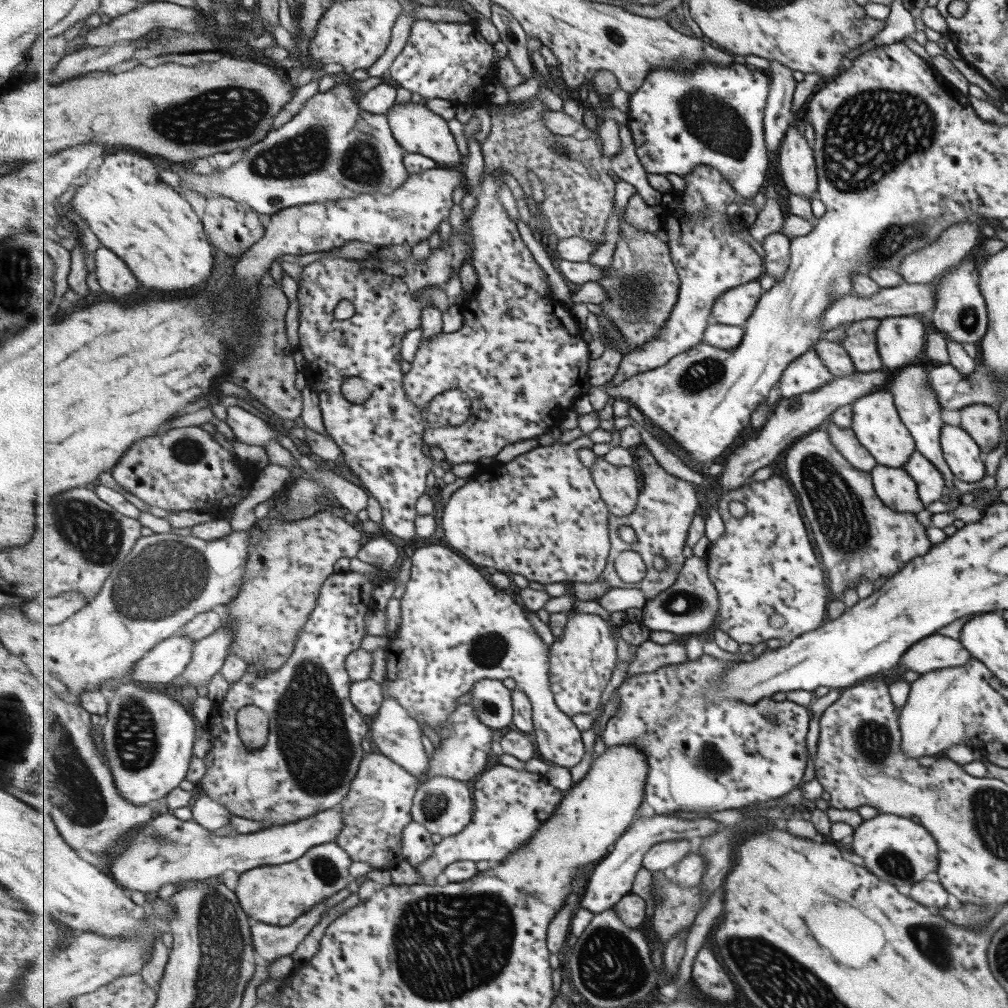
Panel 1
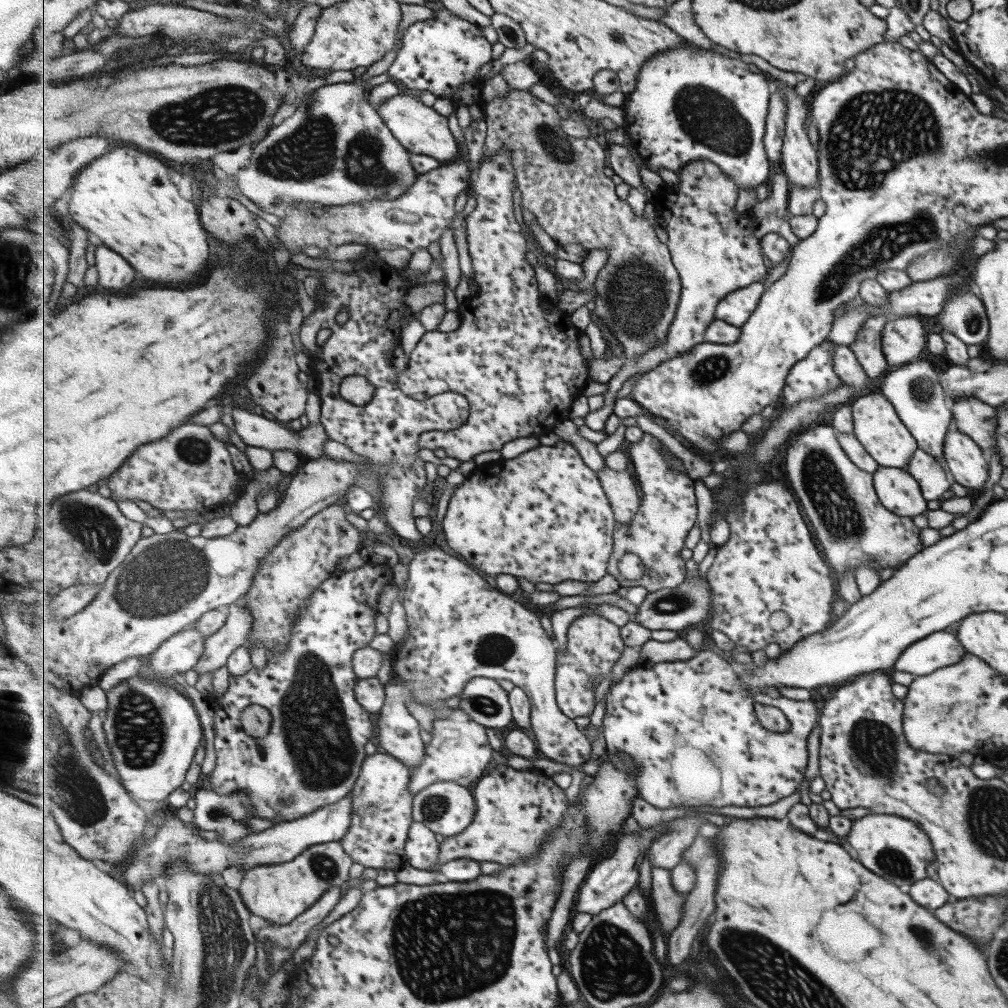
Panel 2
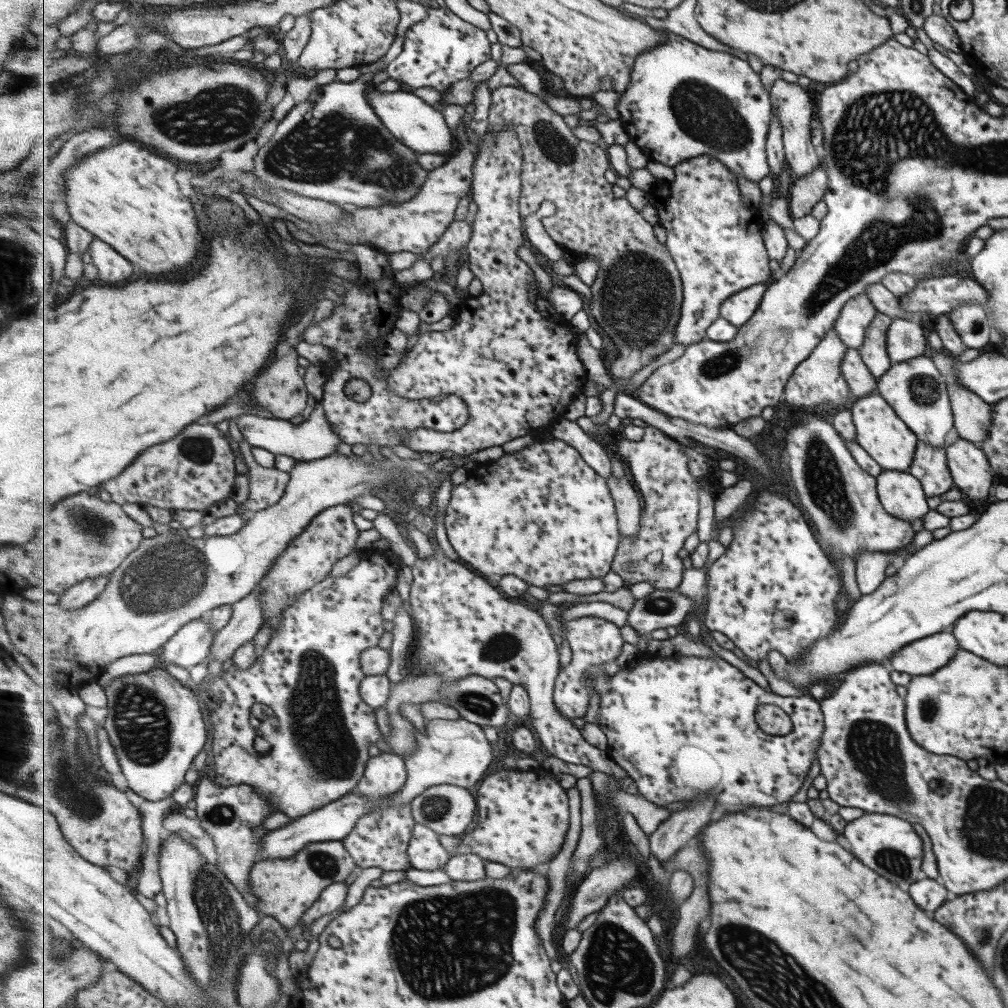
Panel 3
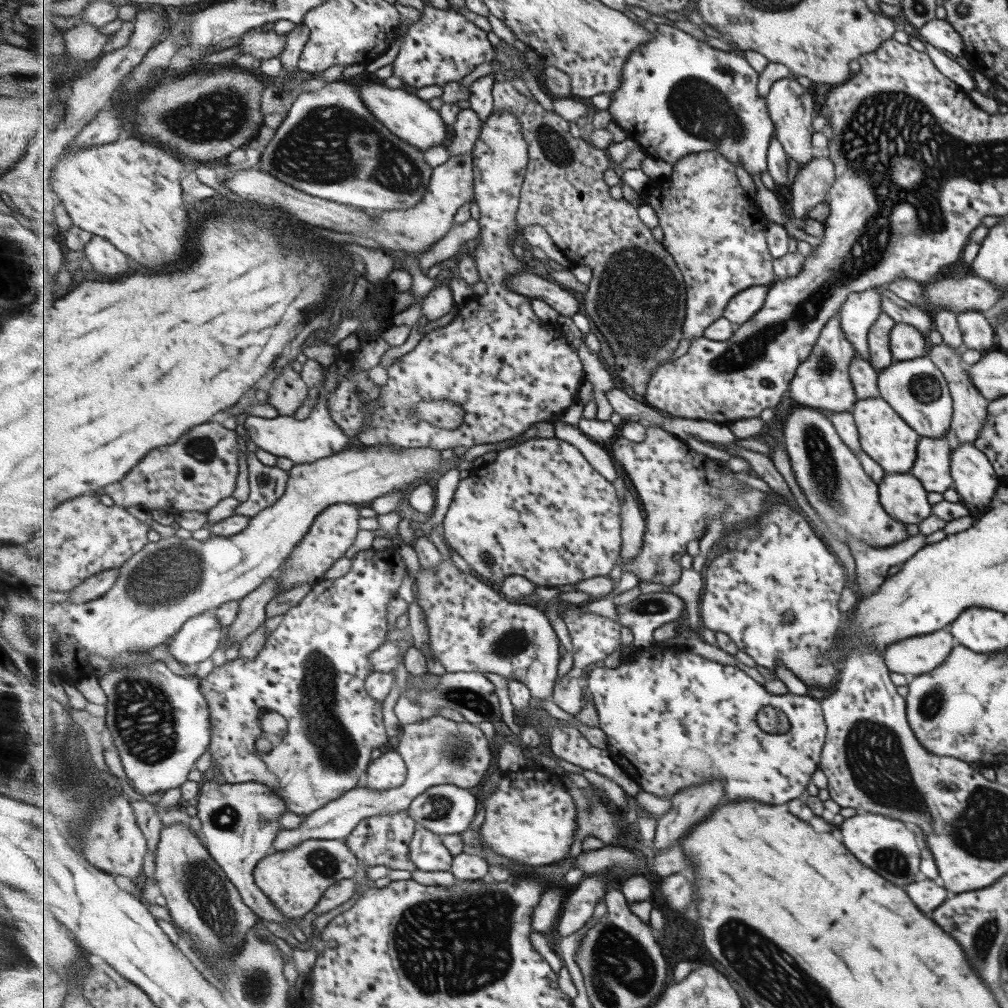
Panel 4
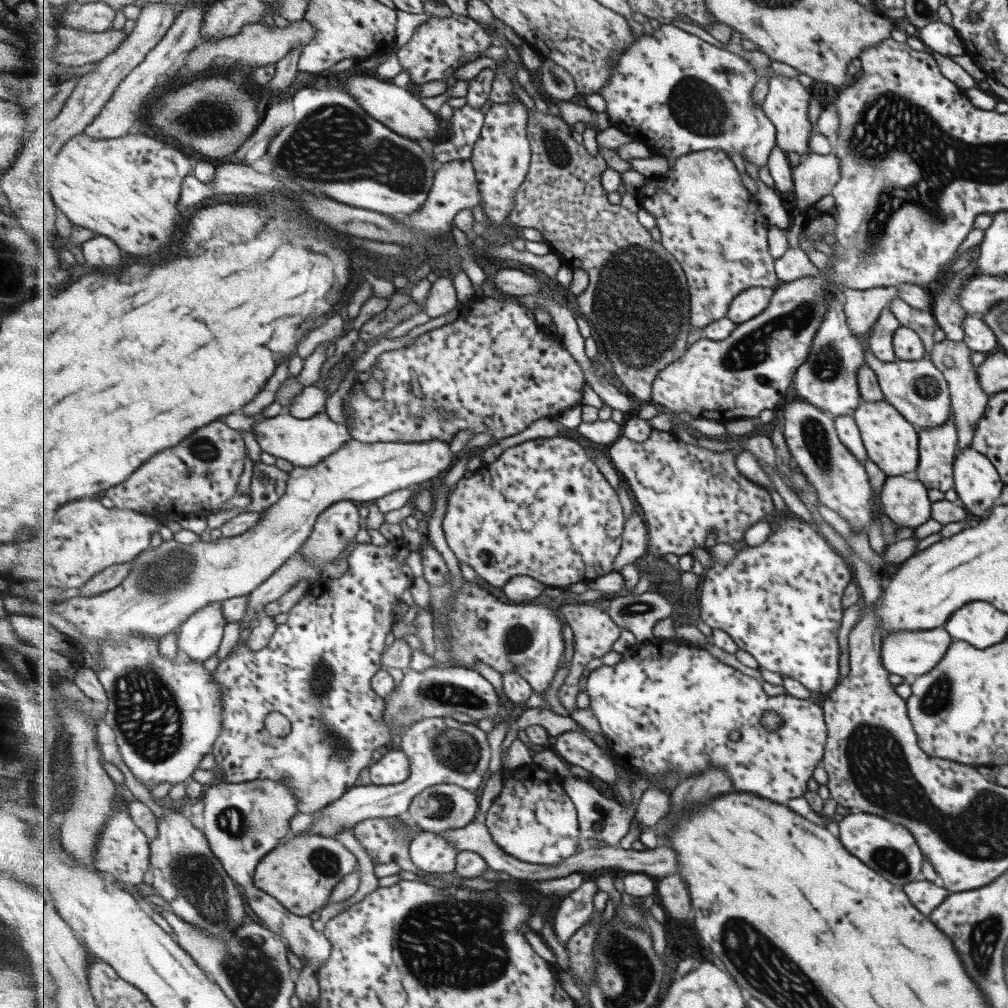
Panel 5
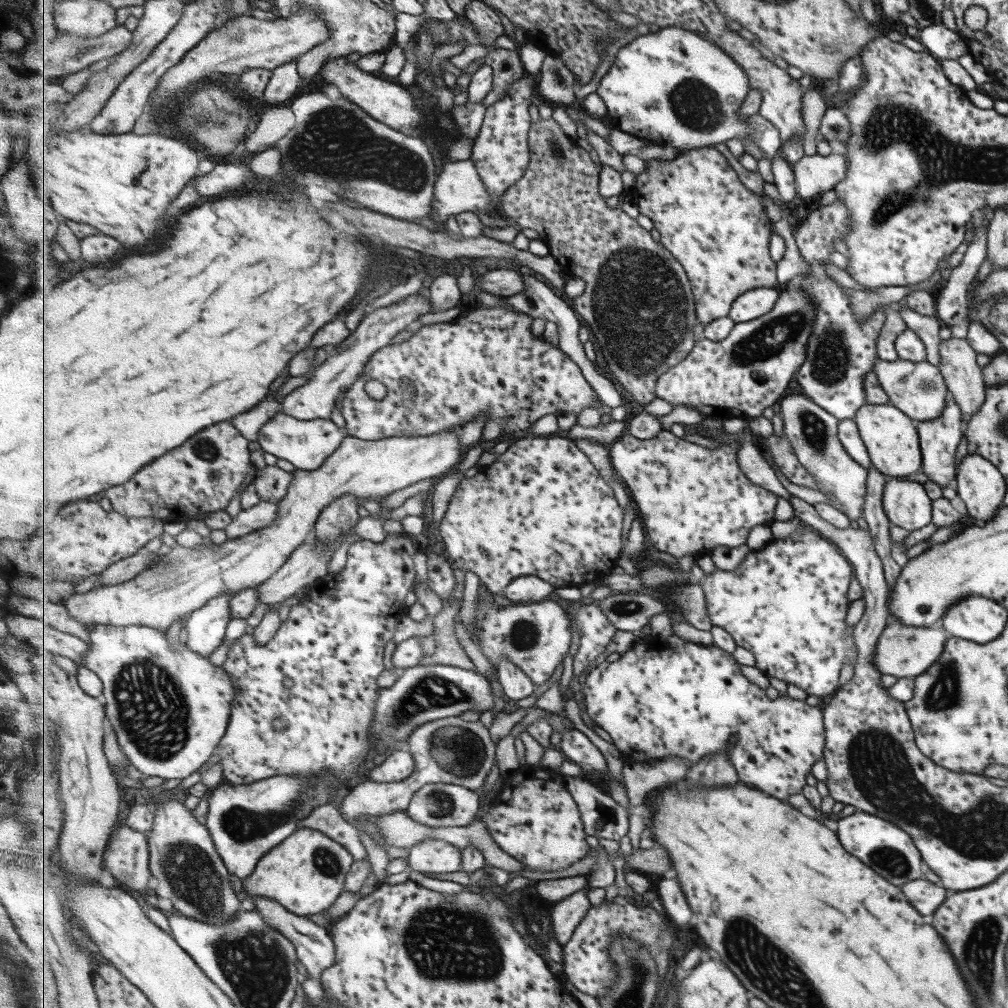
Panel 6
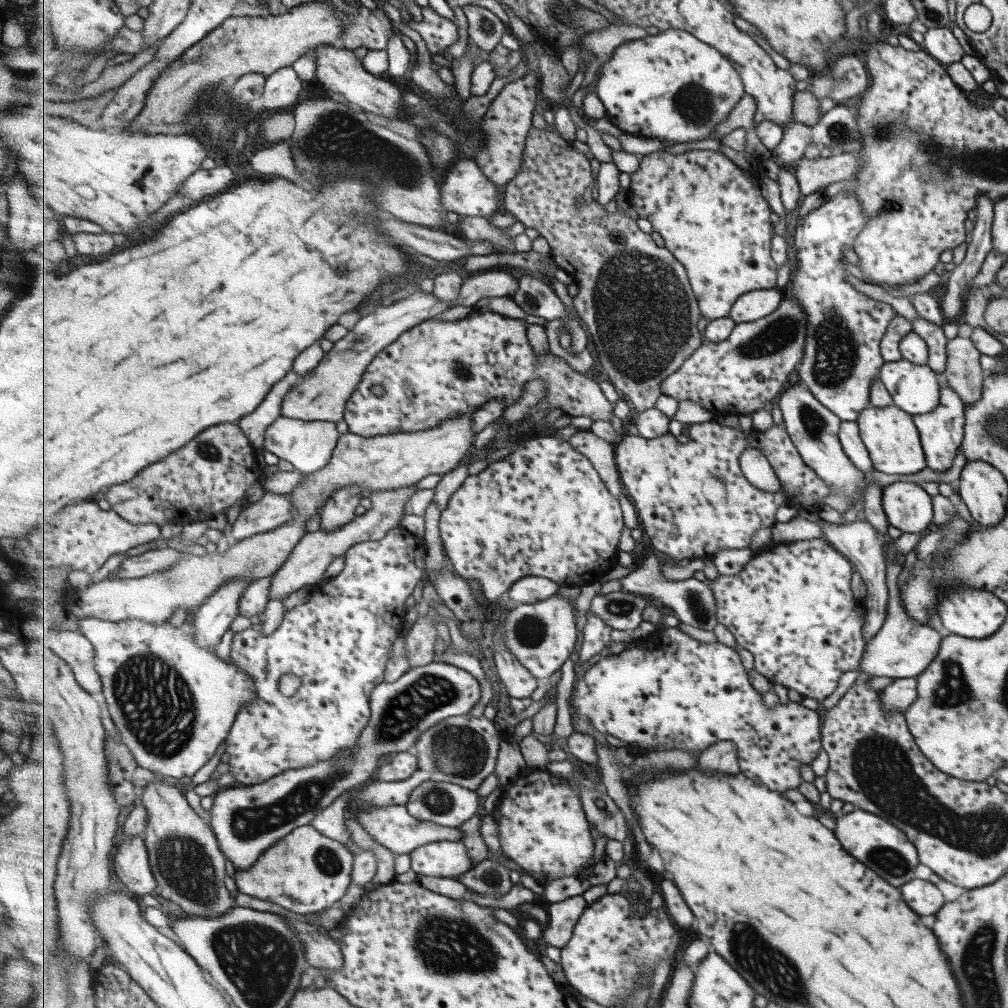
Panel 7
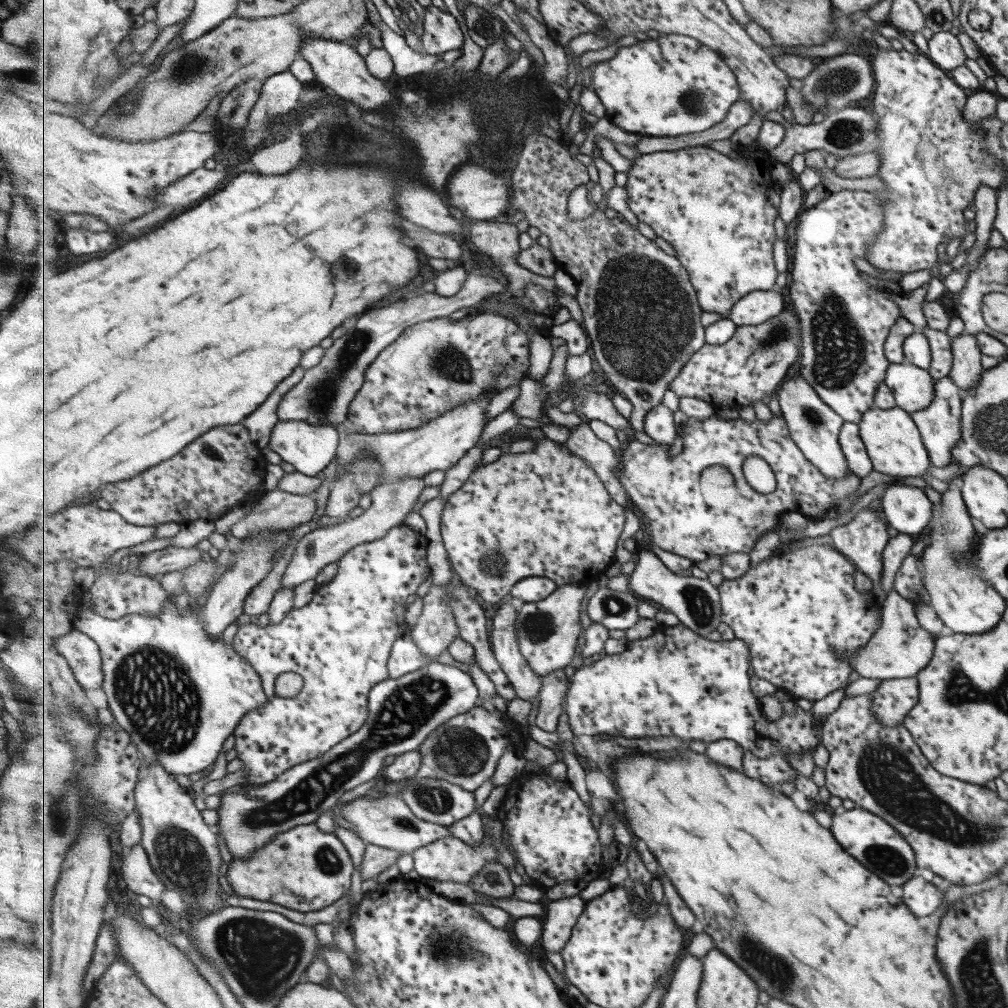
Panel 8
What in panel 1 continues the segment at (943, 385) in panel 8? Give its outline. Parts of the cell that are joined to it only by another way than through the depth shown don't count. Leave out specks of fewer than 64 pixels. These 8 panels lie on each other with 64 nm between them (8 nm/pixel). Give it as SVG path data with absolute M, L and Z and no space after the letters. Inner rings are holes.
M914 450L902 469L915 482L917 498L919 498L923 507L935 502L935 500L945 498L945 486L943 486L943 478L941 478L939 470L927 458L921 456L919 452Z

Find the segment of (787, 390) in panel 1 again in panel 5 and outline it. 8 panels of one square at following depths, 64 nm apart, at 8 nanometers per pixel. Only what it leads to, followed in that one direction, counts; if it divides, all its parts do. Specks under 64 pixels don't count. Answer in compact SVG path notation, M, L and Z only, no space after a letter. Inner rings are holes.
M837 293L825 295L831 295L825 310L826 316L813 336L807 360L797 370L794 389L798 399L819 407L821 411L831 412L834 418L841 415L852 416L857 405L863 401L860 398L860 388L857 386L857 367L865 365L865 349L869 346L871 328L863 334L861 340L853 336L848 324L845 323L842 296Z

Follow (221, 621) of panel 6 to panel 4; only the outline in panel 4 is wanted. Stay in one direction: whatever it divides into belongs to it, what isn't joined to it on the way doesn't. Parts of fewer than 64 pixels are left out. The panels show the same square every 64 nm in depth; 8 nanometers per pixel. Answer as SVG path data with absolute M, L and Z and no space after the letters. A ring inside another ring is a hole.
M215 610L199 614L187 621L171 638L170 653L181 666L193 669L215 654L223 638L222 627Z

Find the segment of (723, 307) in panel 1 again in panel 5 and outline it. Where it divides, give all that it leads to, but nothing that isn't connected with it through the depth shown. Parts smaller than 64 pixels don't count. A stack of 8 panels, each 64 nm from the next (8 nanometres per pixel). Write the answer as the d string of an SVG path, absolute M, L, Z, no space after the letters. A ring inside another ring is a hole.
M753 287L737 295L729 307L728 318L738 326L762 314L773 297L775 289Z

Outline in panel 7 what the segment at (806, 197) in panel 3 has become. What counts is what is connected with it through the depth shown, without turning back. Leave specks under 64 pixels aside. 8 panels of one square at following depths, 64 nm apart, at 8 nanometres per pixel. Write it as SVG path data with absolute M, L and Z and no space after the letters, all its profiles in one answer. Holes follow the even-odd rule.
M849 153L832 154L827 158L801 157L794 174L797 176L801 194L809 196L818 191L822 192L833 183L851 180L859 167L861 167L861 160Z

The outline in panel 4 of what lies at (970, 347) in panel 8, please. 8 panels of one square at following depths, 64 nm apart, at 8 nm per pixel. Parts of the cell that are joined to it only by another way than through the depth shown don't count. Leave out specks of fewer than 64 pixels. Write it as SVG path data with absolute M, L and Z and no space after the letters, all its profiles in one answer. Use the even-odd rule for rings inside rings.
M941 343L931 347L928 357L939 369L947 384L948 393L952 400L951 430L955 433L959 443L972 443L983 426L988 401L973 388L973 384L967 378L967 366L961 360L964 349L963 345L959 348L949 348L947 344Z

